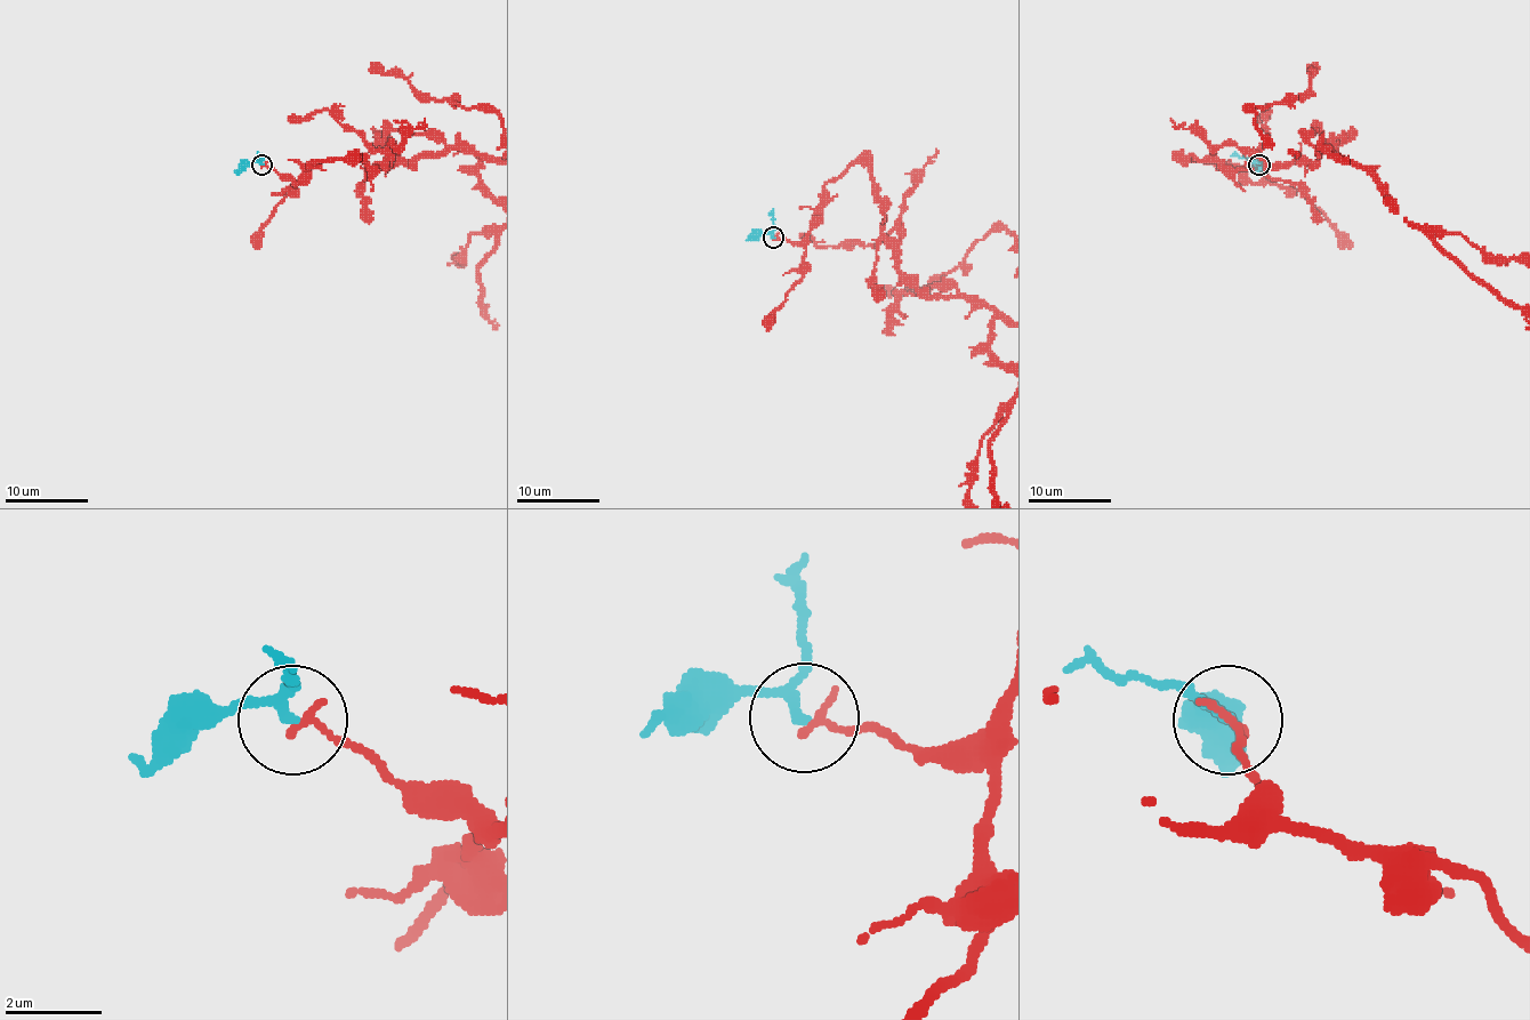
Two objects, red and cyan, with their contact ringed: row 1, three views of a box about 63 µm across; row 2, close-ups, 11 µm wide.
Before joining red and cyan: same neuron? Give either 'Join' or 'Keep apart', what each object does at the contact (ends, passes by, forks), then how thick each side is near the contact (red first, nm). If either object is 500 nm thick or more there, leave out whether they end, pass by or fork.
Keep apart. At the ring red ends. At the ring cyan passes by. Thickness 190 nm (red) against 160 nm

